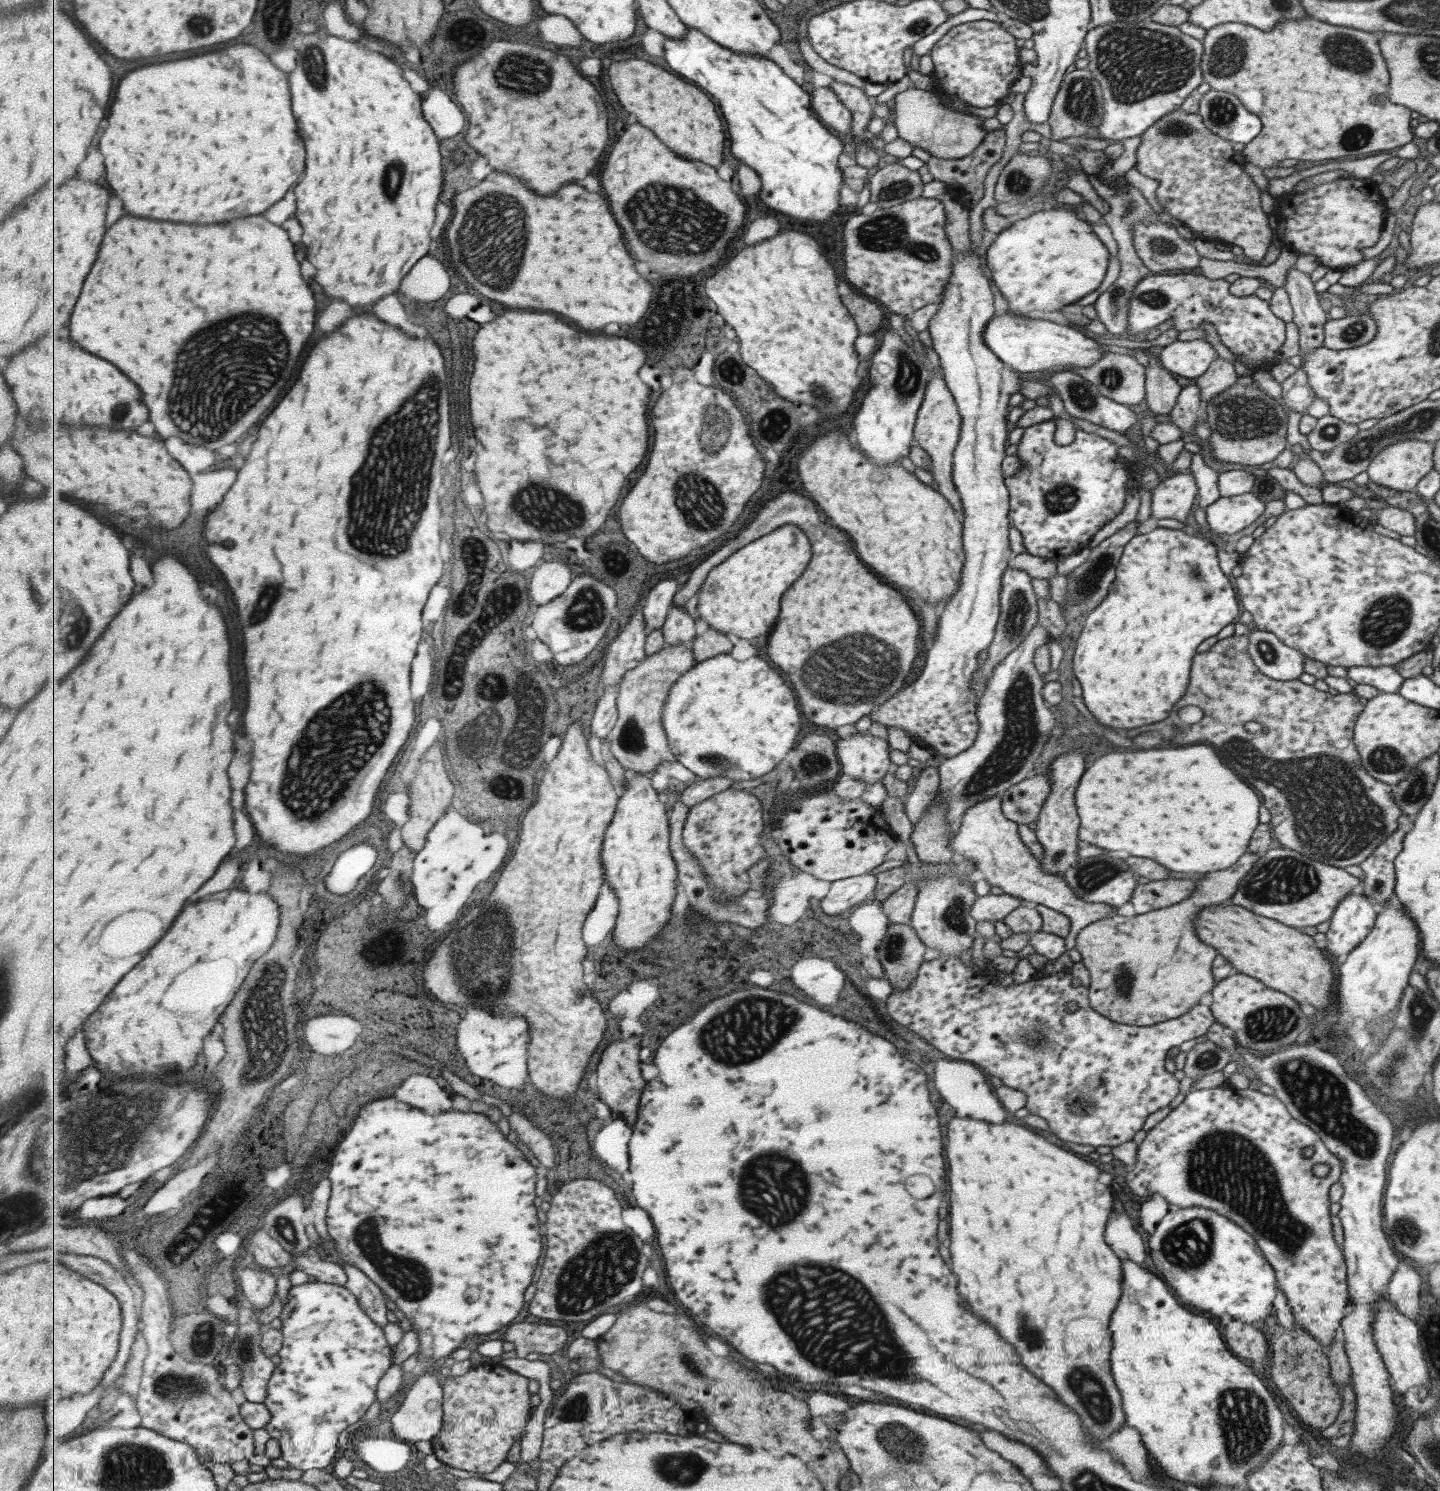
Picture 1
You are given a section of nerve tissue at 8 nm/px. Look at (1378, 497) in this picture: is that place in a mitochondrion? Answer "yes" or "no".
no

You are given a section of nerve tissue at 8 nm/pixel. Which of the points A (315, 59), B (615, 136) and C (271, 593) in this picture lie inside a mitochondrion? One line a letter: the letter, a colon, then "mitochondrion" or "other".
A: mitochondrion
B: other
C: mitochondrion

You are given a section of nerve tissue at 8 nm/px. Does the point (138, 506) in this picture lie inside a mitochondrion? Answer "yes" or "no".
no

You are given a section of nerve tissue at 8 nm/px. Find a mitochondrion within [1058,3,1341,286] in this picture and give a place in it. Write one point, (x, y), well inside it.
(1136, 63)

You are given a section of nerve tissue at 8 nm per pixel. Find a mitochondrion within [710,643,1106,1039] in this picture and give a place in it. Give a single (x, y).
(1021, 734)

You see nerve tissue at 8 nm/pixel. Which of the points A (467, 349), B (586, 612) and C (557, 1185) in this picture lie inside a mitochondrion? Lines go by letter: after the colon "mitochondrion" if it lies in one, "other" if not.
A: other
B: mitochondrion
C: other

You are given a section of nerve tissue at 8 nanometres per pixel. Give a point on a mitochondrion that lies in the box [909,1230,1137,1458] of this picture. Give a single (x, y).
(1092, 1393)

